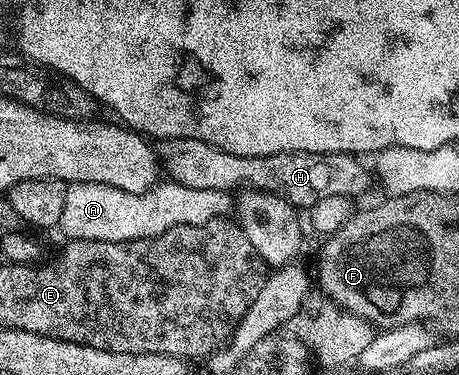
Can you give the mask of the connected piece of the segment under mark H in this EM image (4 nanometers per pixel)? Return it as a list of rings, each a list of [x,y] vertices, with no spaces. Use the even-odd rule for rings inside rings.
[[[157,139],[154,143],[154,150],[156,153],[156,158],[158,160],[159,166],[162,168],[163,174],[164,171],[169,180],[171,182],[177,183],[178,185],[186,185],[186,189],[218,189],[219,191],[227,191],[229,192],[232,187],[239,188],[243,185],[245,188],[253,189],[256,191],[267,191],[269,195],[275,197],[277,200],[283,201],[285,199],[288,203],[293,203],[296,207],[301,207],[301,209],[307,209],[312,206],[316,202],[319,201],[320,198],[330,197],[331,194],[340,194],[349,197],[356,197],[356,194],[359,193],[360,190],[363,189],[364,186],[368,183],[368,175],[364,172],[364,167],[359,158],[355,155],[347,155],[346,153],[342,153],[341,151],[327,151],[326,153],[314,153],[313,151],[279,151],[278,153],[274,153],[273,155],[235,155],[234,153],[226,153],[222,149],[218,149],[214,145],[210,145],[206,141],[198,141],[197,139]]]

